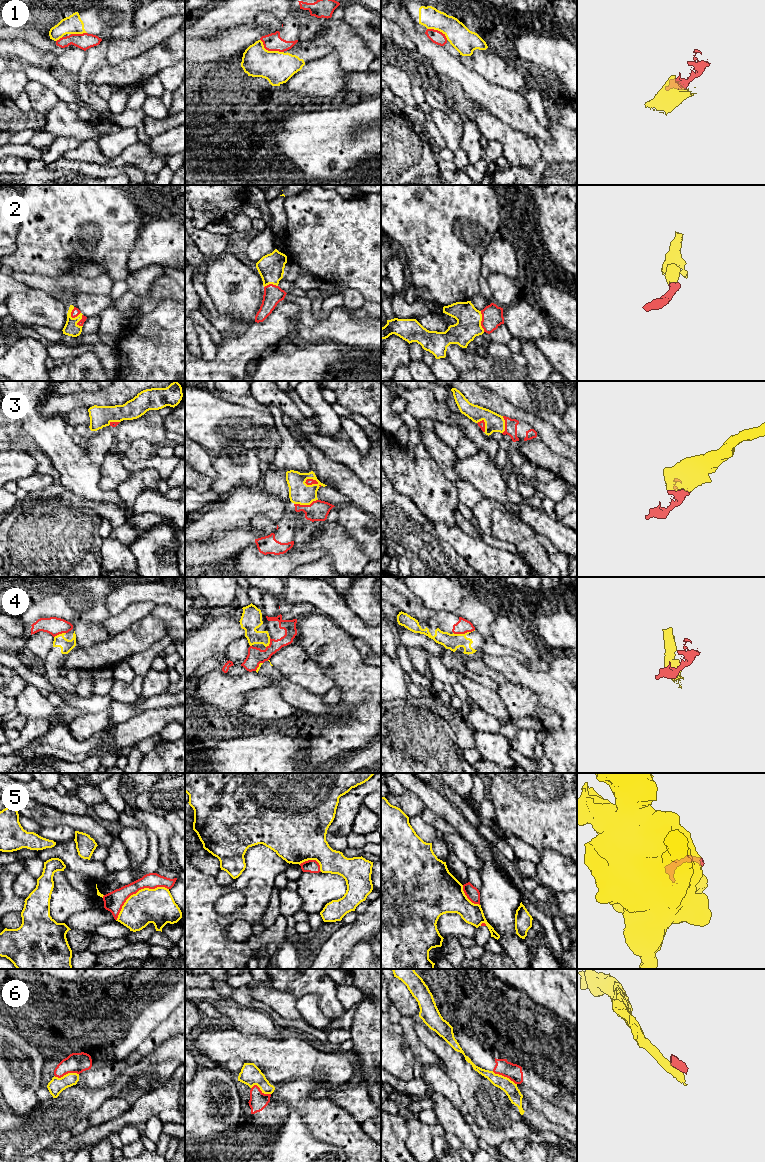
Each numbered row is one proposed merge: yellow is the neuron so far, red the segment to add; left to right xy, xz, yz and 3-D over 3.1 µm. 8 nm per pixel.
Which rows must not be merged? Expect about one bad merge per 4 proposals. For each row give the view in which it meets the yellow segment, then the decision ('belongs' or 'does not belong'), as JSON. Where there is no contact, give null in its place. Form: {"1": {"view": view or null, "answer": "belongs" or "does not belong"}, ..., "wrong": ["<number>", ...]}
{"1": {"view": "xz", "answer": "does not belong"}, "2": {"view": "yz", "answer": "belongs"}, "3": {"view": "xz", "answer": "belongs"}, "4": {"view": "yz", "answer": "does not belong"}, "5": {"view": "xy", "answer": "does not belong"}, "6": {"view": "xy", "answer": "does not belong"}, "wrong": ["1", "4", "5", "6"]}

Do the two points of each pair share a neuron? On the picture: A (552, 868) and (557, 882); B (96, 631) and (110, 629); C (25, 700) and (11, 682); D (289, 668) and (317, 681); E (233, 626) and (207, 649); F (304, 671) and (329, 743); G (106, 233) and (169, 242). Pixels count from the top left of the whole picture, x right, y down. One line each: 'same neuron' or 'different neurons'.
A: same neuron
B: same neuron
C: different neurons
D: same neuron
E: same neuron
F: different neurons
G: different neurons

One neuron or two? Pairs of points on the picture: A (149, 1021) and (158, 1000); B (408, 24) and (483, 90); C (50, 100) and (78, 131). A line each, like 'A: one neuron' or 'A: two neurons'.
A: one neuron
B: one neuron
C: two neurons

